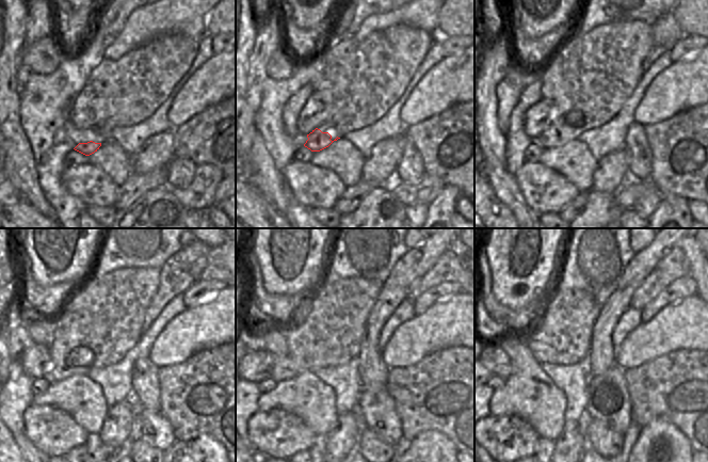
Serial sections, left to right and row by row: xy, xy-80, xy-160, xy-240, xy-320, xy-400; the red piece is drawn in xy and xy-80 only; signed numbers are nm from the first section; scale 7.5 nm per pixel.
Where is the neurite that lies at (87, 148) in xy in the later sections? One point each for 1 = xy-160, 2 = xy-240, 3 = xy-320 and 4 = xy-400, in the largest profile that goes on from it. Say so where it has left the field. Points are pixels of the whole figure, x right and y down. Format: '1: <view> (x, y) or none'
1: xy-160 (551, 137)
2: xy-240 (54, 373)
3: xy-320 (282, 369)
4: xy-400 (496, 360)

